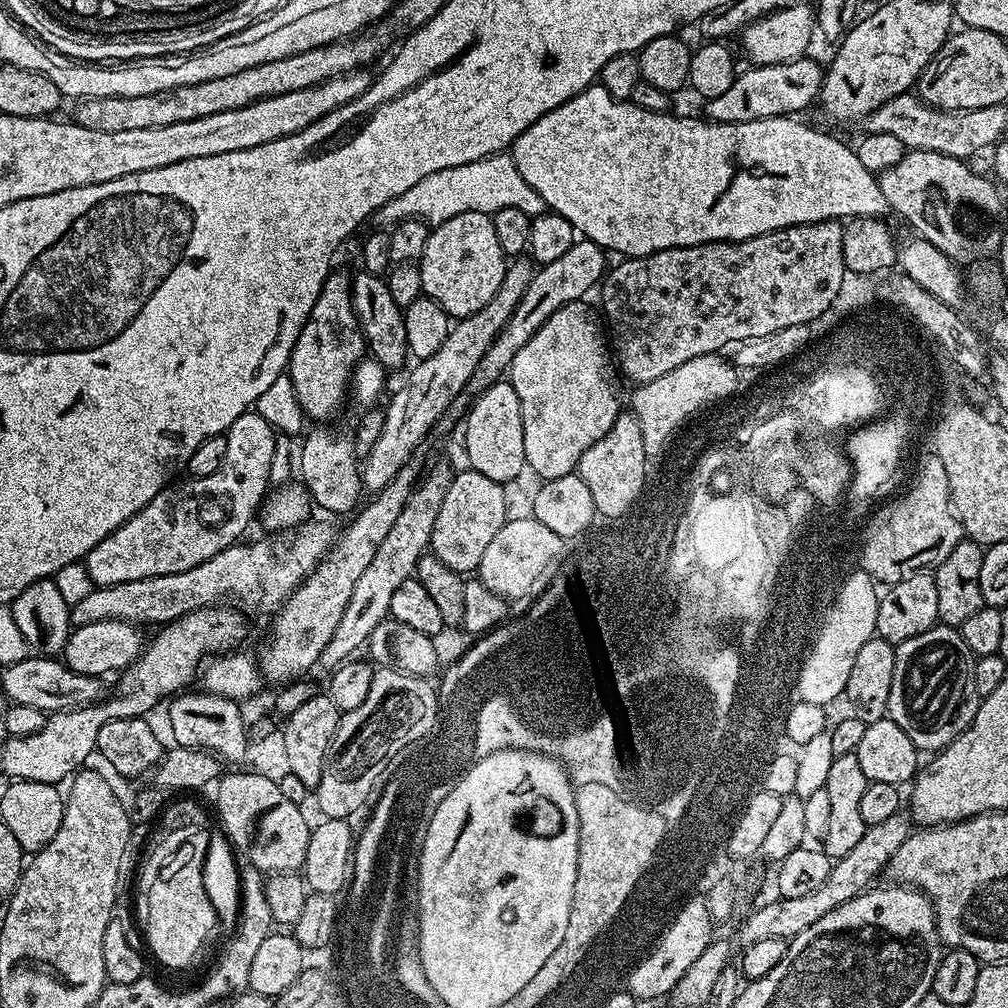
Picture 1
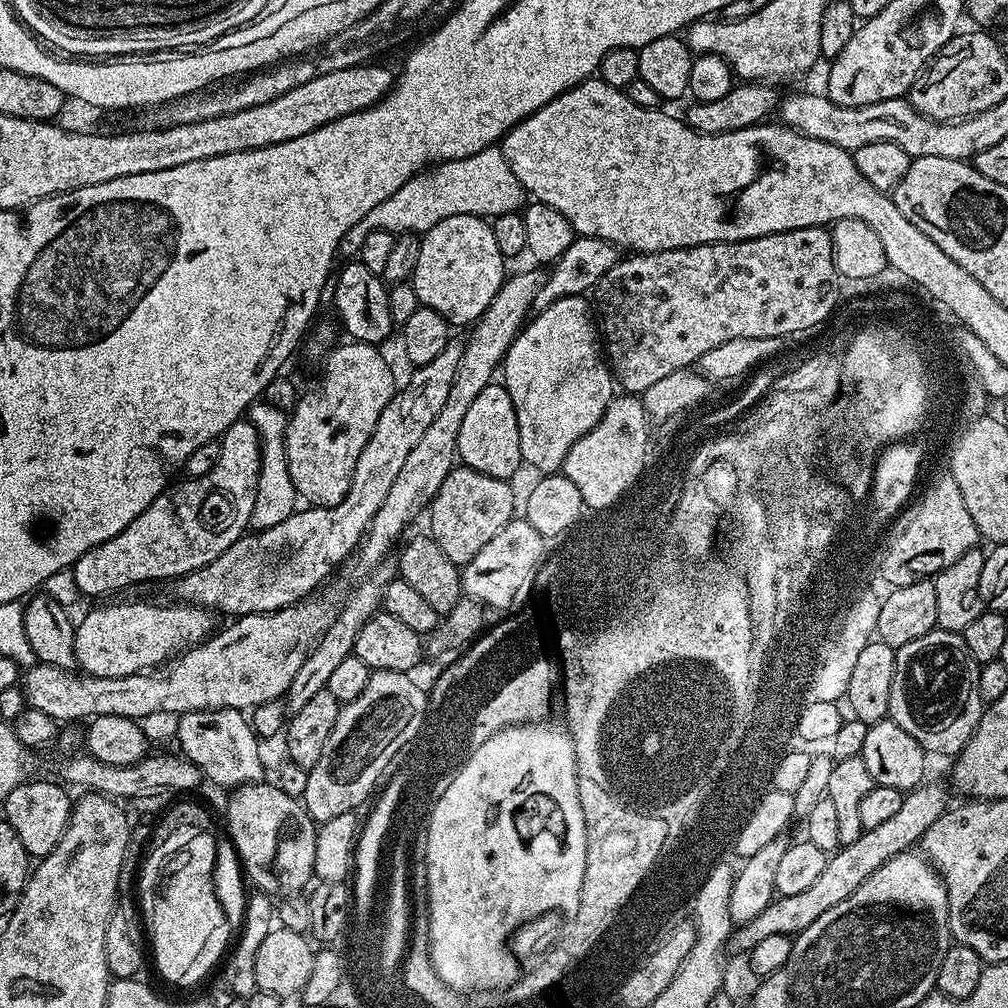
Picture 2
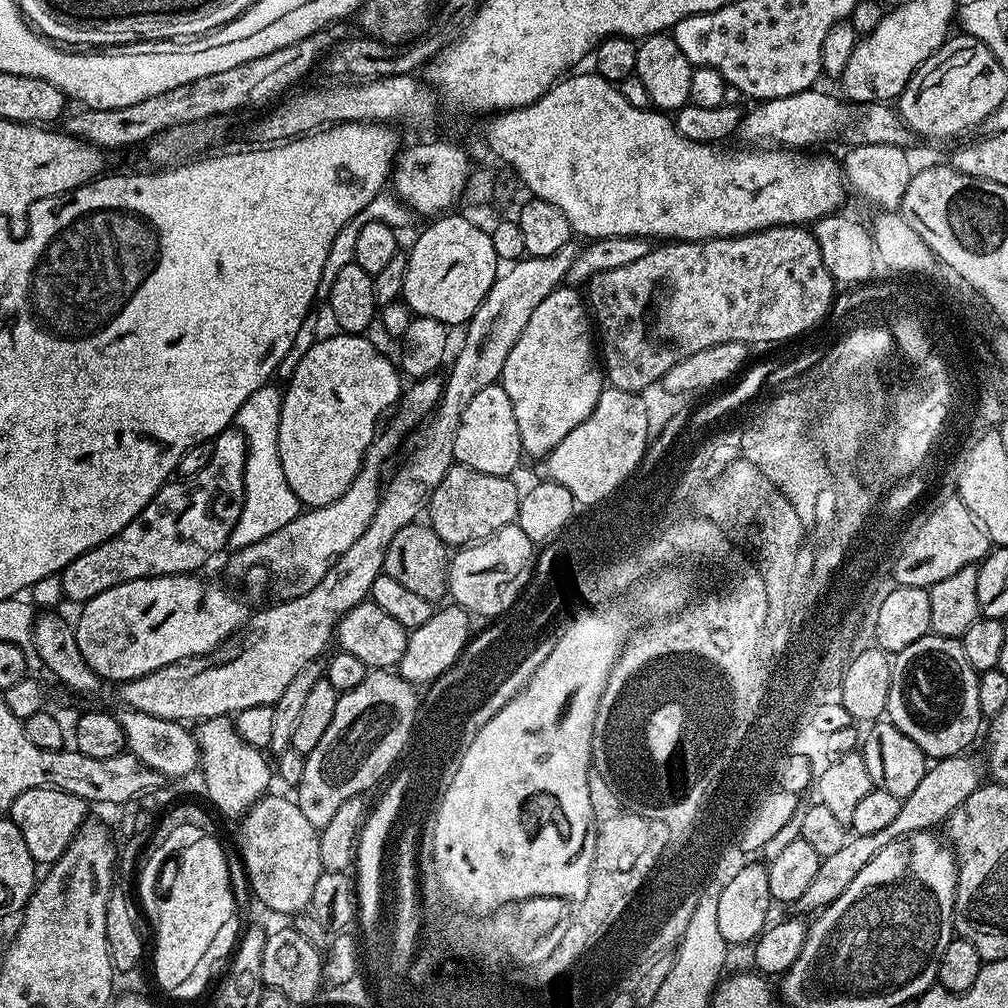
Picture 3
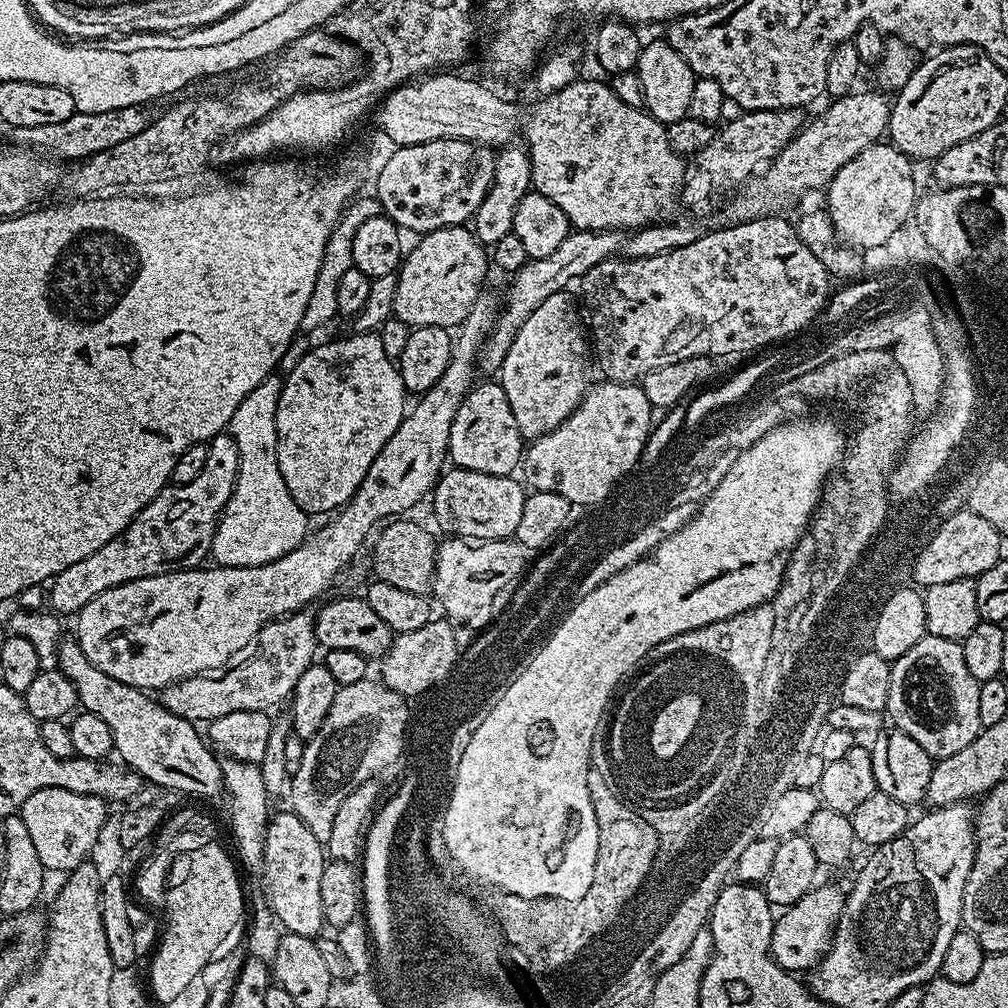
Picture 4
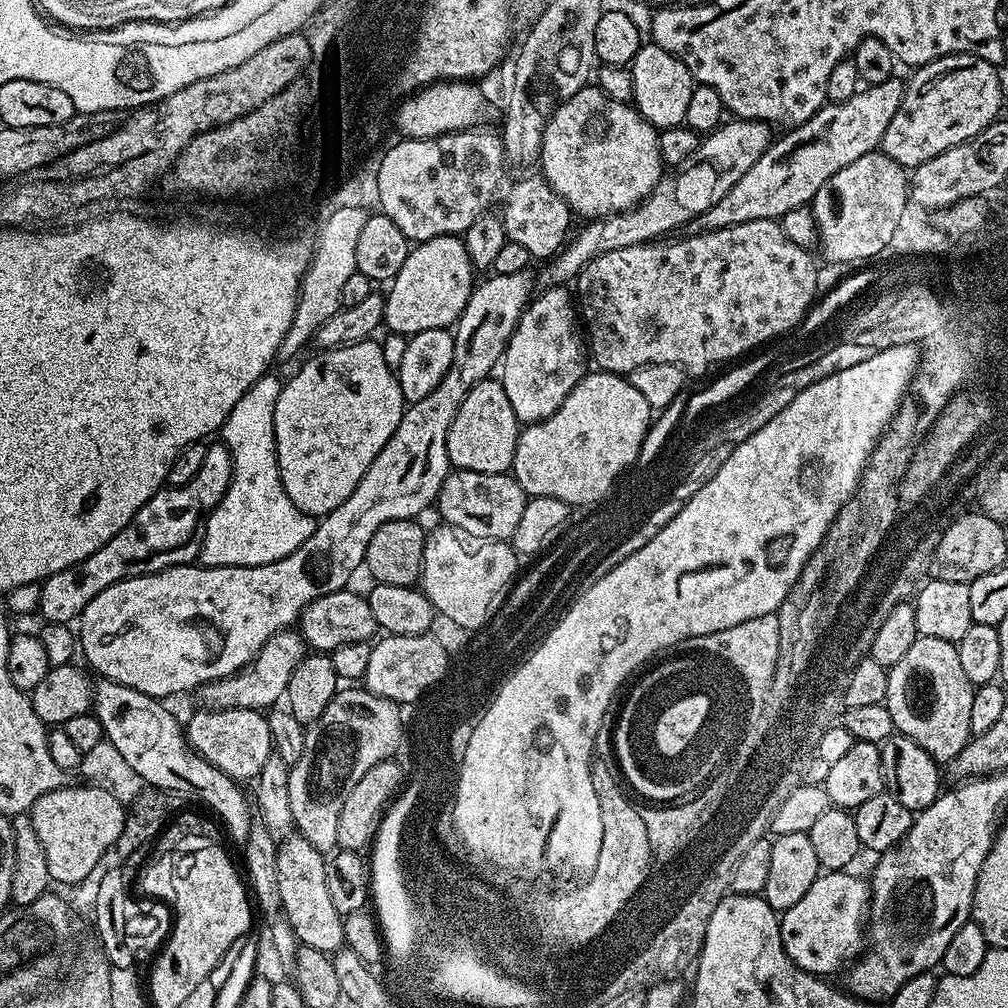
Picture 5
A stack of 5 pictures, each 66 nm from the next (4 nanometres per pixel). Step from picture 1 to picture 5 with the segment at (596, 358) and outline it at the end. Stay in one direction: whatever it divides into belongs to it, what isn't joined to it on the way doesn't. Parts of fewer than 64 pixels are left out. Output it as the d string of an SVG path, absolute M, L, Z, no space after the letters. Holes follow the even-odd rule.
M548 286L543 291L521 314L502 361L506 398L510 398L517 421L524 426L550 418L586 374L586 340L578 323L573 293L564 286Z

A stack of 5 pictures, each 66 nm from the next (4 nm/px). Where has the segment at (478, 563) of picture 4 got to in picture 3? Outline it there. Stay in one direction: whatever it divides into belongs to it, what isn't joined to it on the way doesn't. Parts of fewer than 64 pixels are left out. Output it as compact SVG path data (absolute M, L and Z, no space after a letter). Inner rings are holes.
M515 522L493 536L461 547L448 566L448 596L473 617L500 618L512 611L532 578L537 549Z

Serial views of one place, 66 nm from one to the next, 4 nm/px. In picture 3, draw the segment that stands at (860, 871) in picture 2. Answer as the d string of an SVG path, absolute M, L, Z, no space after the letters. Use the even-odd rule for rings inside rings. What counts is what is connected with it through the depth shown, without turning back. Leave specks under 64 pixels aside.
M961 754L937 759L922 774L922 782L918 782L914 794L903 797L898 810L898 818L894 818L894 822L890 822L890 826L886 826L886 830L878 830L878 834L866 834L865 836L853 835L844 843L842 850L823 857L818 866L818 874L814 874L810 886L806 886L802 898L796 900L795 911L819 913L820 909L825 908L830 902L834 902L838 898L838 894L842 894L842 890L846 890L846 886L850 886L850 882L854 882L858 870L862 870L862 866L866 866L866 862L870 862L870 858L874 858L874 854L878 854L878 850L882 850L882 846L890 846L890 842L915 832L935 829L937 827L935 824L943 825L949 814L958 810L958 806L962 806L962 802L966 802L966 798L982 782L981 763L979 766L970 757L971 755Z

